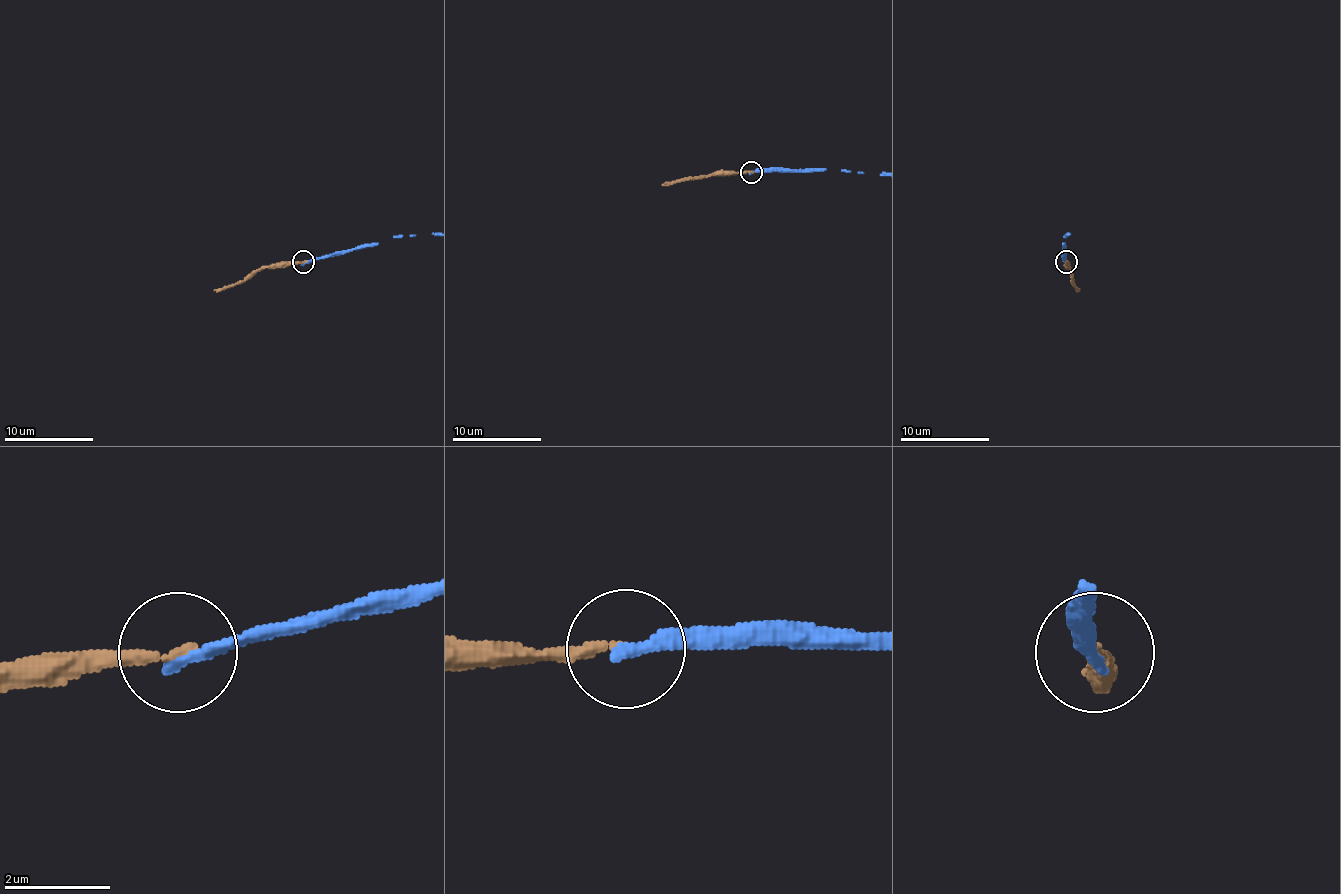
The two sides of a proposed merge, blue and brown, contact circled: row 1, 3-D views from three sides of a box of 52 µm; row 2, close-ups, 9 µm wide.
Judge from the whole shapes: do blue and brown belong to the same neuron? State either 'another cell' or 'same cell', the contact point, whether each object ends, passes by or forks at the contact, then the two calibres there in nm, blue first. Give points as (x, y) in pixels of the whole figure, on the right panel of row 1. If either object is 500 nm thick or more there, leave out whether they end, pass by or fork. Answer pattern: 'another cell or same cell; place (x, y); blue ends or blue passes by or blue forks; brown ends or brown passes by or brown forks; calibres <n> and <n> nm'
another cell; place (1066, 262); blue ends; brown ends; calibres 240 and 220 nm

